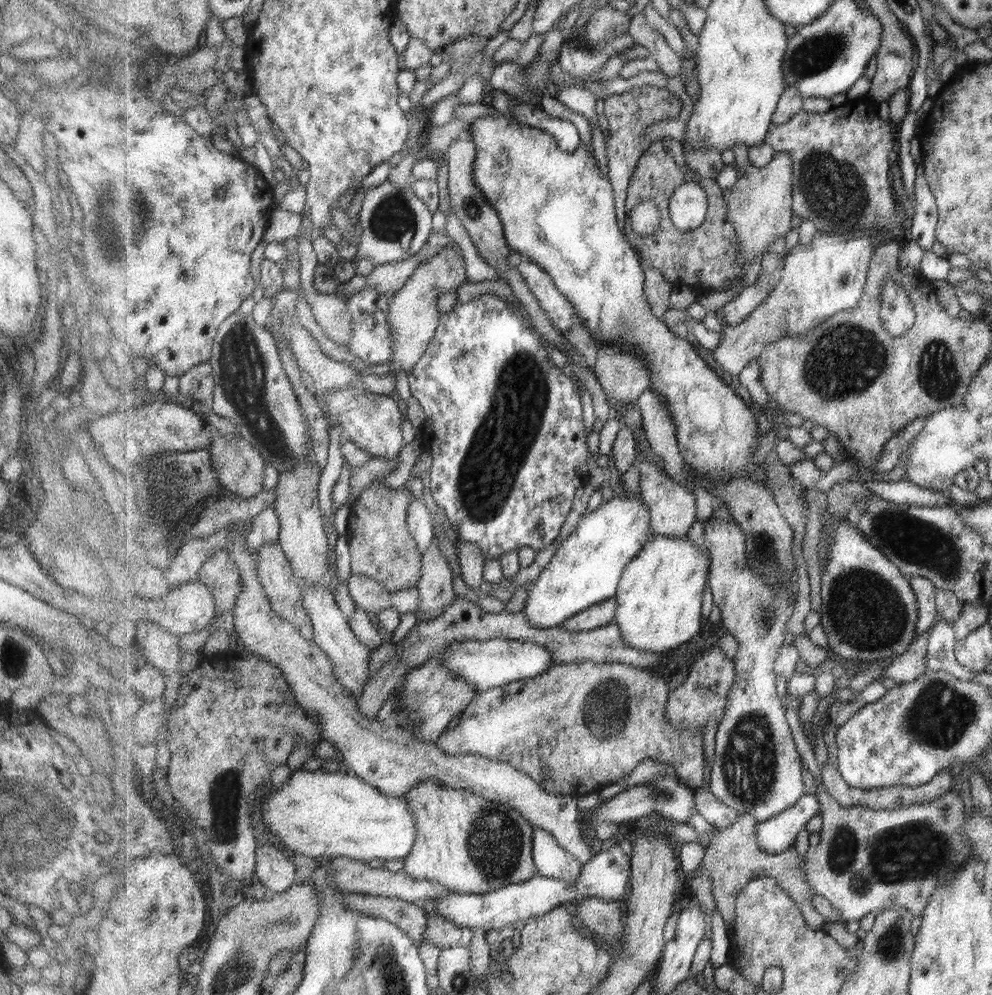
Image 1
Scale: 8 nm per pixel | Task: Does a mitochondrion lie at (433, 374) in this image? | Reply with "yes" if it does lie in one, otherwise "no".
no

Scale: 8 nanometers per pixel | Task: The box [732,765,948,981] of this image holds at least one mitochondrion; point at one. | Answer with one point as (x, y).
(889, 943)

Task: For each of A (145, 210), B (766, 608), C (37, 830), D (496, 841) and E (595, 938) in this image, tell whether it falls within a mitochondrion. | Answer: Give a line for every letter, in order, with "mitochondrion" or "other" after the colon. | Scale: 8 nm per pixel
A: mitochondrion
B: mitochondrion
C: mitochondrion
D: mitochondrion
E: other

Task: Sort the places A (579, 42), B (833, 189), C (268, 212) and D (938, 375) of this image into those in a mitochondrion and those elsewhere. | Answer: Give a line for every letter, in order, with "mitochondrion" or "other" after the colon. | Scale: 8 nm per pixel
A: other
B: mitochondrion
C: other
D: mitochondrion

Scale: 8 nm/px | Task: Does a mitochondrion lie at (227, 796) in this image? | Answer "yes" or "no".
yes

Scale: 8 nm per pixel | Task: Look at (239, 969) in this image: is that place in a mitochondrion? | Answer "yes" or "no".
yes

